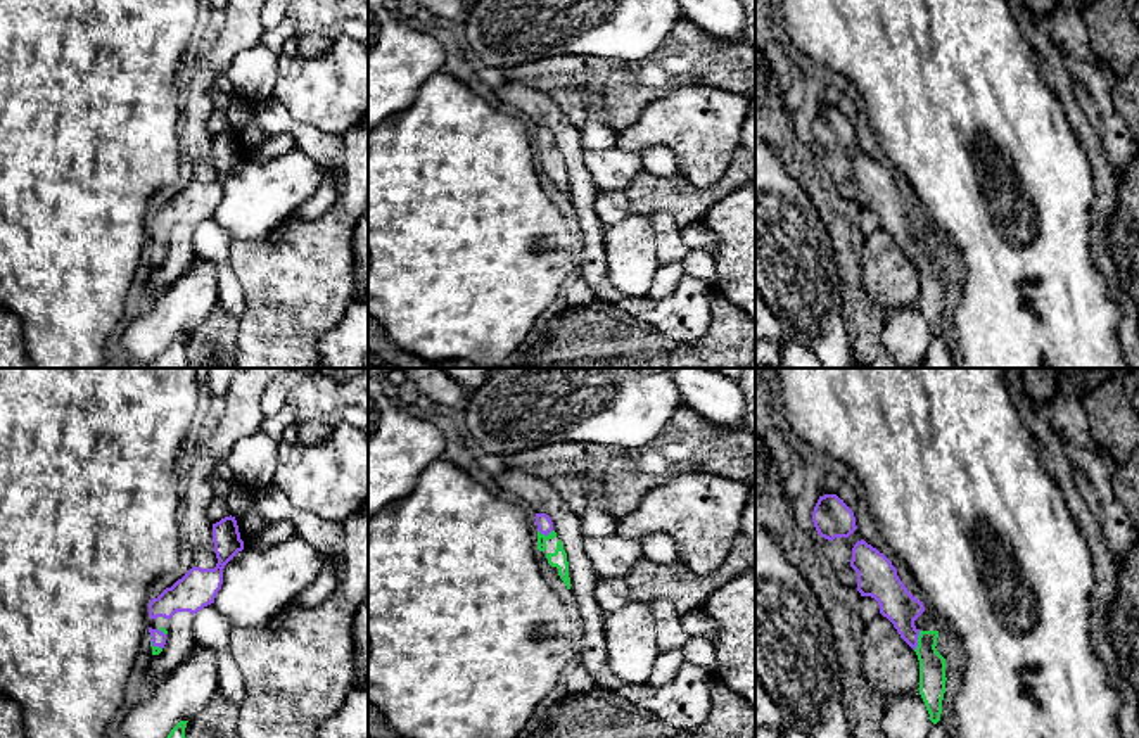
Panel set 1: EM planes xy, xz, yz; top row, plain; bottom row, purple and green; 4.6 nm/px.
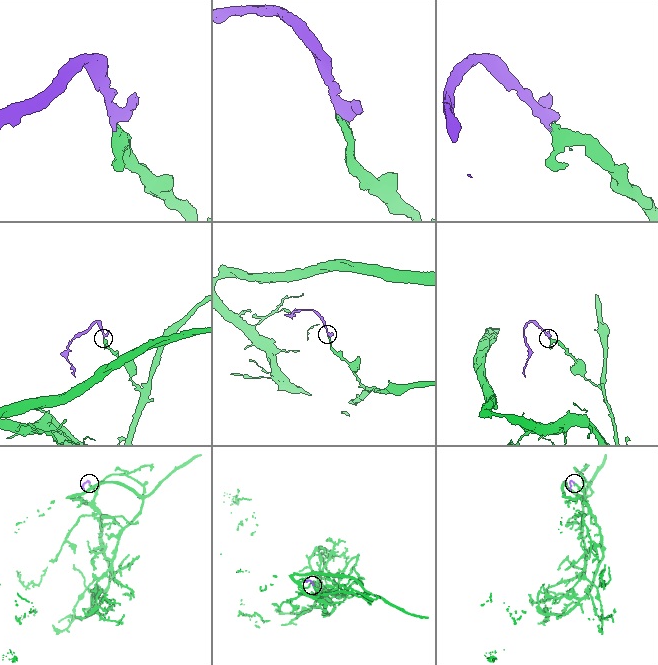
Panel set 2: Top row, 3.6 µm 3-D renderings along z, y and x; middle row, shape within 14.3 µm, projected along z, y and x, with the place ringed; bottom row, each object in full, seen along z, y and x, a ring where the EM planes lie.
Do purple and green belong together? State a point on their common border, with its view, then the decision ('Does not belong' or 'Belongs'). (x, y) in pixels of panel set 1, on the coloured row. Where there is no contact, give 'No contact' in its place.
Touches purple at yz (916, 642). Belongs

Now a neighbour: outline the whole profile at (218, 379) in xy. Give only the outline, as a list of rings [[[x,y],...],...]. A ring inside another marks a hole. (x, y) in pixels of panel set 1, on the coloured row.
[[[209,368],[207,384],[213,396],[223,396],[228,391],[237,368]]]

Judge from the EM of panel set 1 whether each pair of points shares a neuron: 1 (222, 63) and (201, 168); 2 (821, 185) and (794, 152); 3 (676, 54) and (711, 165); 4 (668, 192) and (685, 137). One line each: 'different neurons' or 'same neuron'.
1: same neuron
2: same neuron
3: different neurons
4: different neurons

